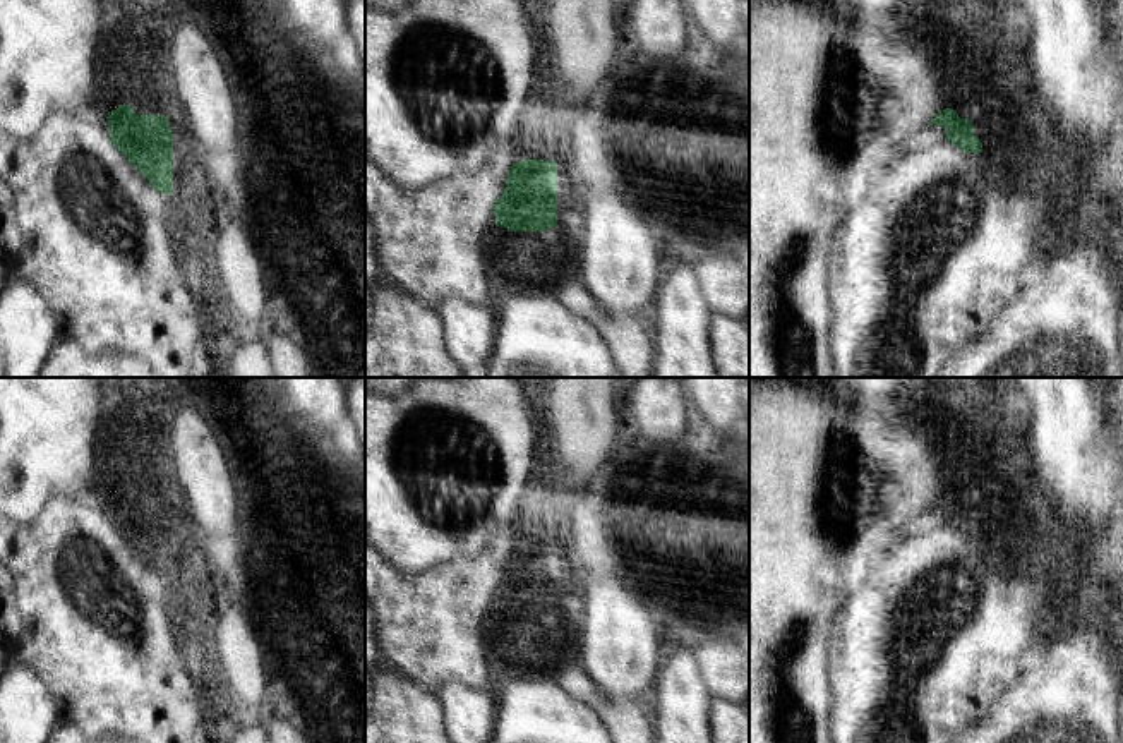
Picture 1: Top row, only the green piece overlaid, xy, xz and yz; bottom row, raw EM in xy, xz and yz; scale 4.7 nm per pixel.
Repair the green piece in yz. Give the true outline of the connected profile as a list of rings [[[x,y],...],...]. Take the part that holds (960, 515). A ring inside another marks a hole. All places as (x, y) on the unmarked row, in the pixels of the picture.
[[[952,492],[940,494],[928,510],[943,510],[946,522],[880,559],[832,619],[828,680],[833,688],[833,743],[952,743],[1018,683],[1018,659],[1039,637],[1048,606],[1048,556],[1030,556],[1012,566],[1001,563],[986,547],[972,504],[960,503]]]

